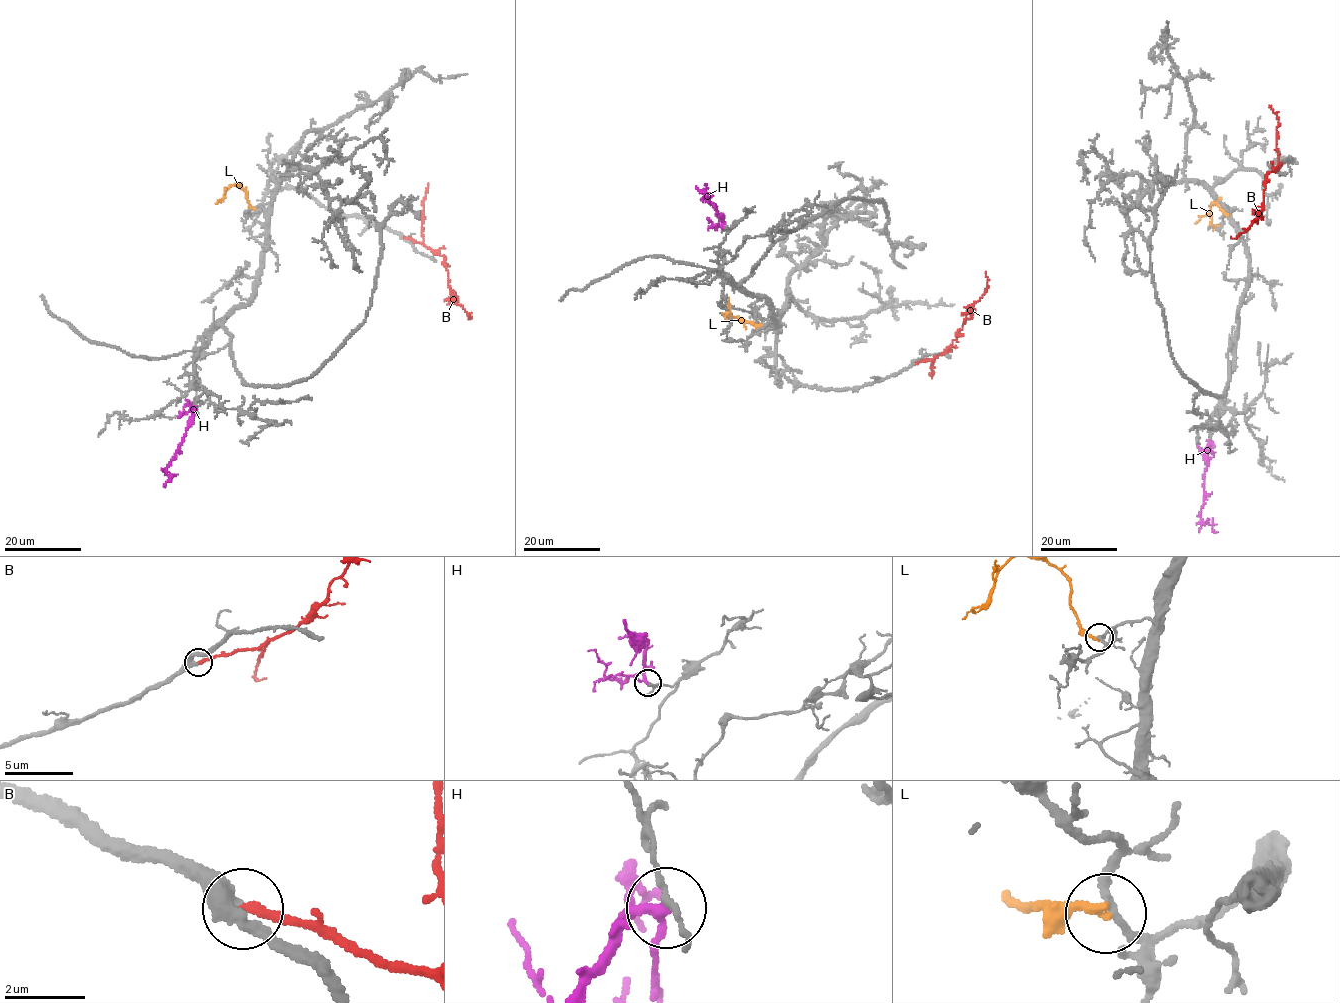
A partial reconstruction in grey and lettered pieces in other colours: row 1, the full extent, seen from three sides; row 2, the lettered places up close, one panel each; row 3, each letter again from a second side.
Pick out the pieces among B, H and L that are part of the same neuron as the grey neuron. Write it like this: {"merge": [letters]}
{"merge": ["B"]}

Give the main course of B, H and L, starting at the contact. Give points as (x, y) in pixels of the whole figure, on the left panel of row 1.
B: (403, 237), (444, 257), (448, 286), (468, 319), (468, 315)
H: (195, 408), (191, 423), (169, 464), (166, 472), (172, 475), (165, 486)
L: (255, 208), (249, 204), (243, 188), (233, 185), (220, 202)

